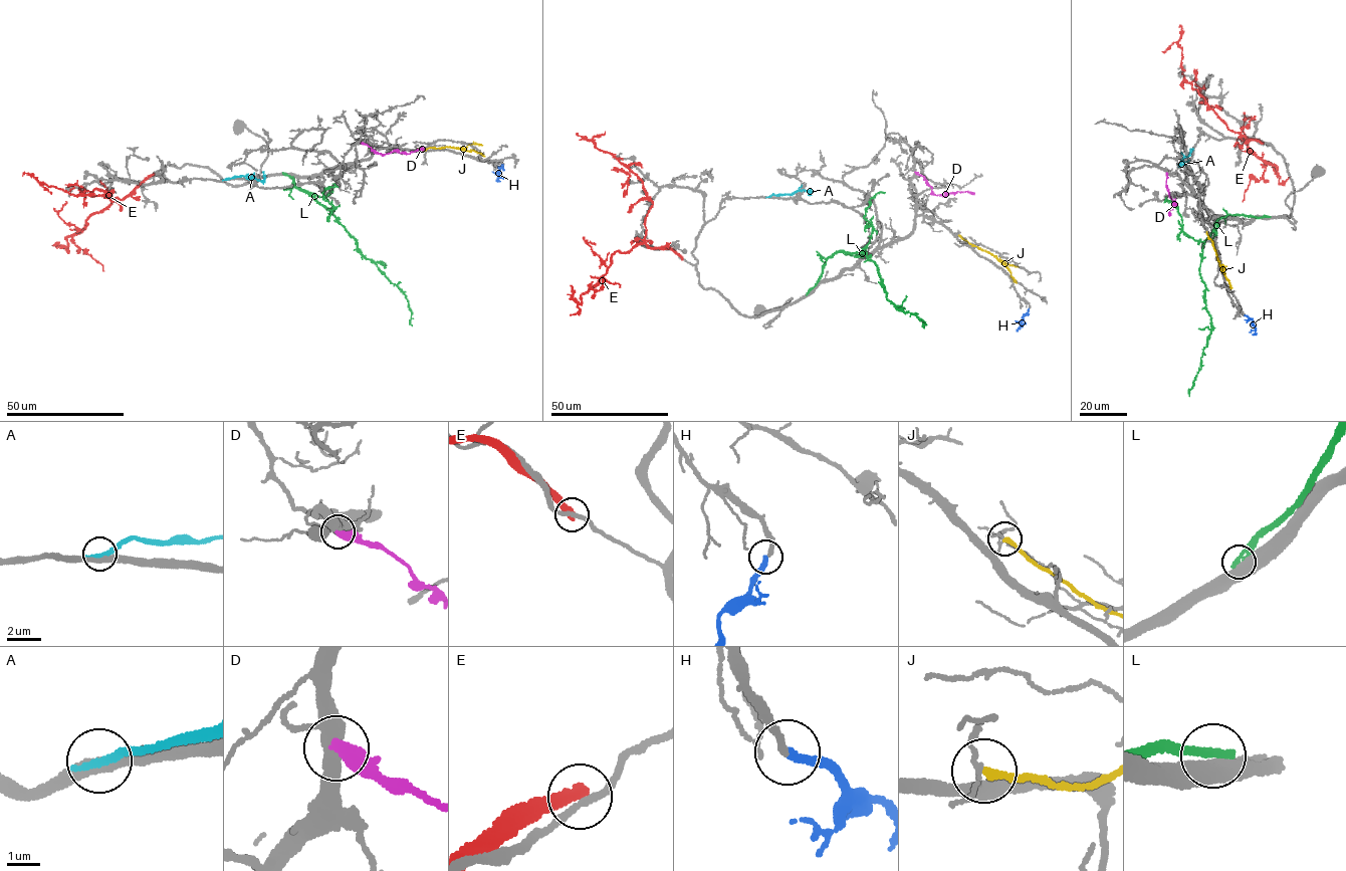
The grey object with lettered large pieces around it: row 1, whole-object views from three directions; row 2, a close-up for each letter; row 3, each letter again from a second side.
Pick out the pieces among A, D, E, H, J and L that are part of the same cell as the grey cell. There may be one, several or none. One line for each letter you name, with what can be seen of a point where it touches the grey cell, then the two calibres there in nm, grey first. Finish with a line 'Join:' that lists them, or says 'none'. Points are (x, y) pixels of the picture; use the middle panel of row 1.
H: (1029, 308) | 220/280 nm
Join: H

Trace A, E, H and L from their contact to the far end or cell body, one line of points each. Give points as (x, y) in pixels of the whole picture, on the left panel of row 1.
A: (225, 180), (242, 176), (261, 181), (264, 171)
E: (154, 174), (113, 201), (109, 196), (114, 190), (97, 188), (71, 194), (39, 183), (27, 173), (22, 175)
H: (502, 165), (497, 172), (498, 178), (503, 178)
L: (283, 174), (325, 206), (355, 238), (361, 255), (373, 260), (404, 293), (412, 312), (411, 325)

